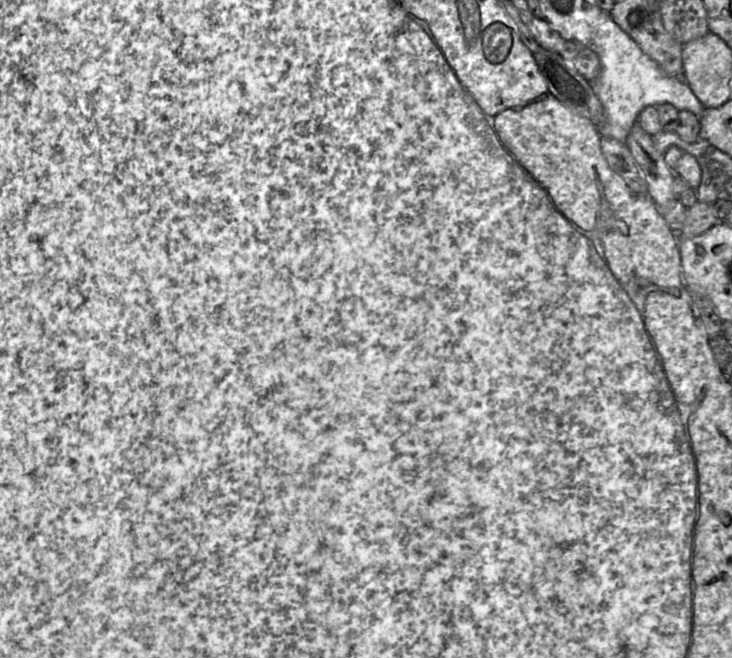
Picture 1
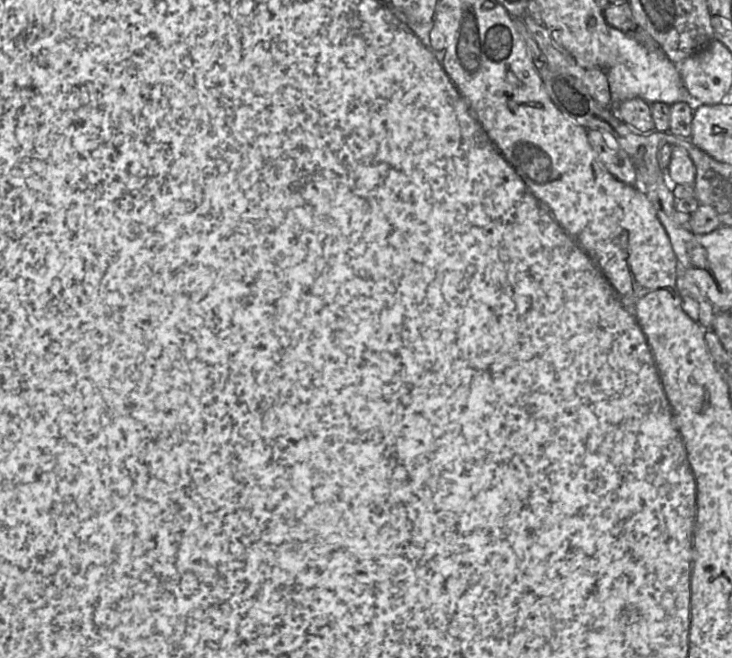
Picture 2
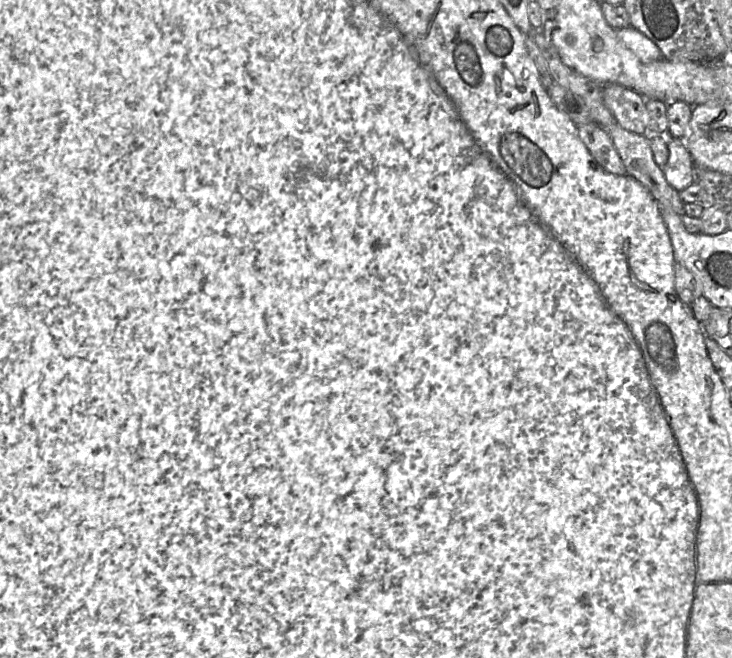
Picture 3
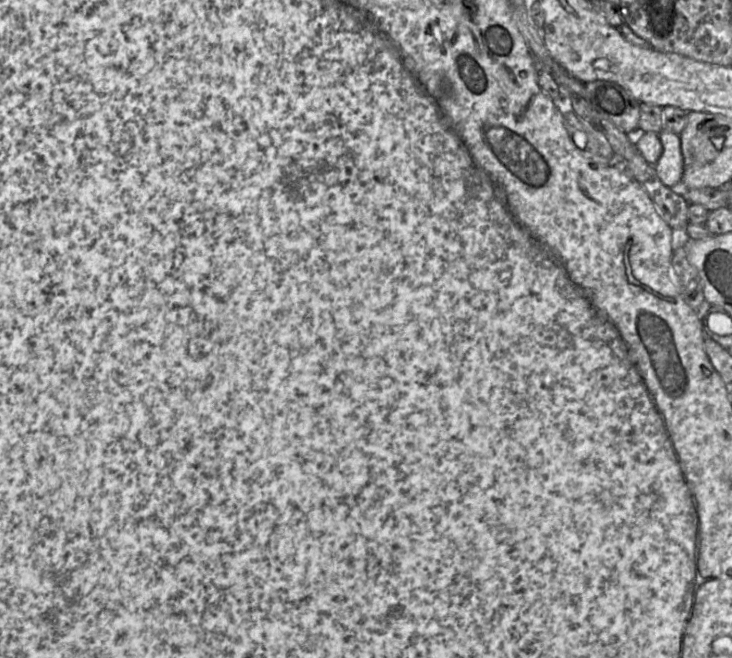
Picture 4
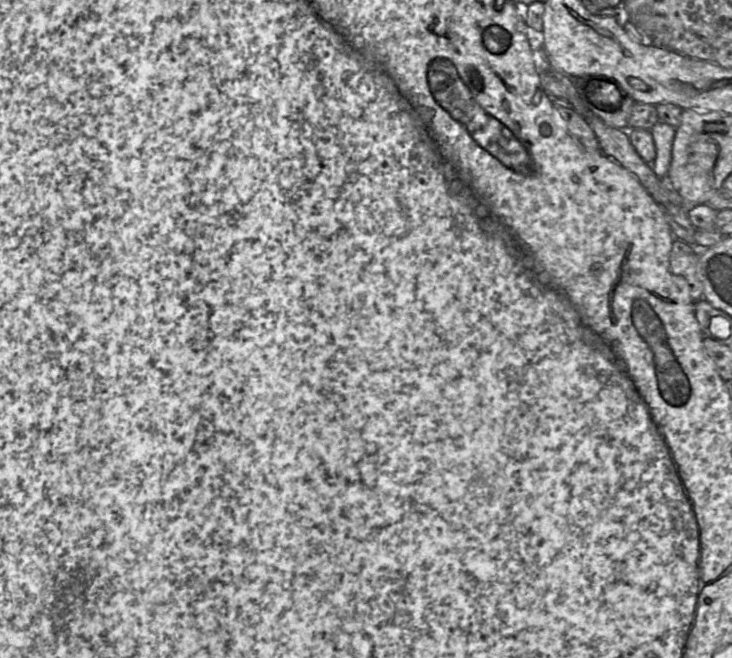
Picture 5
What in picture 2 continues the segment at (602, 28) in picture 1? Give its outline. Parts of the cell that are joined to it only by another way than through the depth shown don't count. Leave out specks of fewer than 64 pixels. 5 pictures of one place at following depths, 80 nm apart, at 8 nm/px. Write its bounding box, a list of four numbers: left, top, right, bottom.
[606,27,697,110]

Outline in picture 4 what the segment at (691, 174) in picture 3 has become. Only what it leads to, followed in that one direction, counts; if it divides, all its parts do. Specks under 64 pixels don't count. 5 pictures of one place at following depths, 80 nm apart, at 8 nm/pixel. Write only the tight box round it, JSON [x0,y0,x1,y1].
[654,128,684,188]

